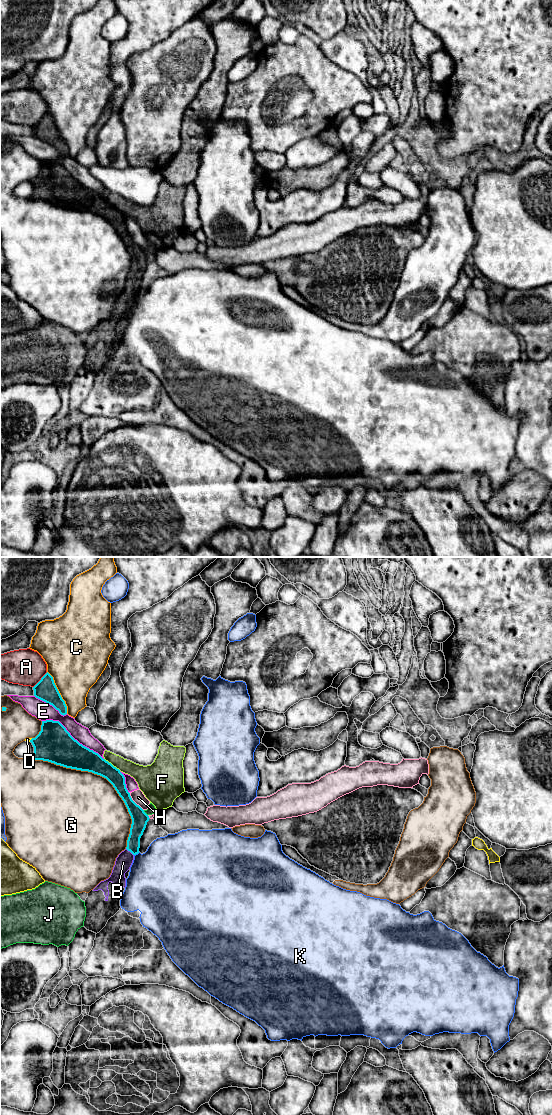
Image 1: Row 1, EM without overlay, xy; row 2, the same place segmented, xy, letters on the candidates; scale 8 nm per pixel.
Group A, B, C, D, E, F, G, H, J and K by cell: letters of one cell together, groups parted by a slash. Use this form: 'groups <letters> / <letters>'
groups A / B / C / D G / E H / F / J / K

